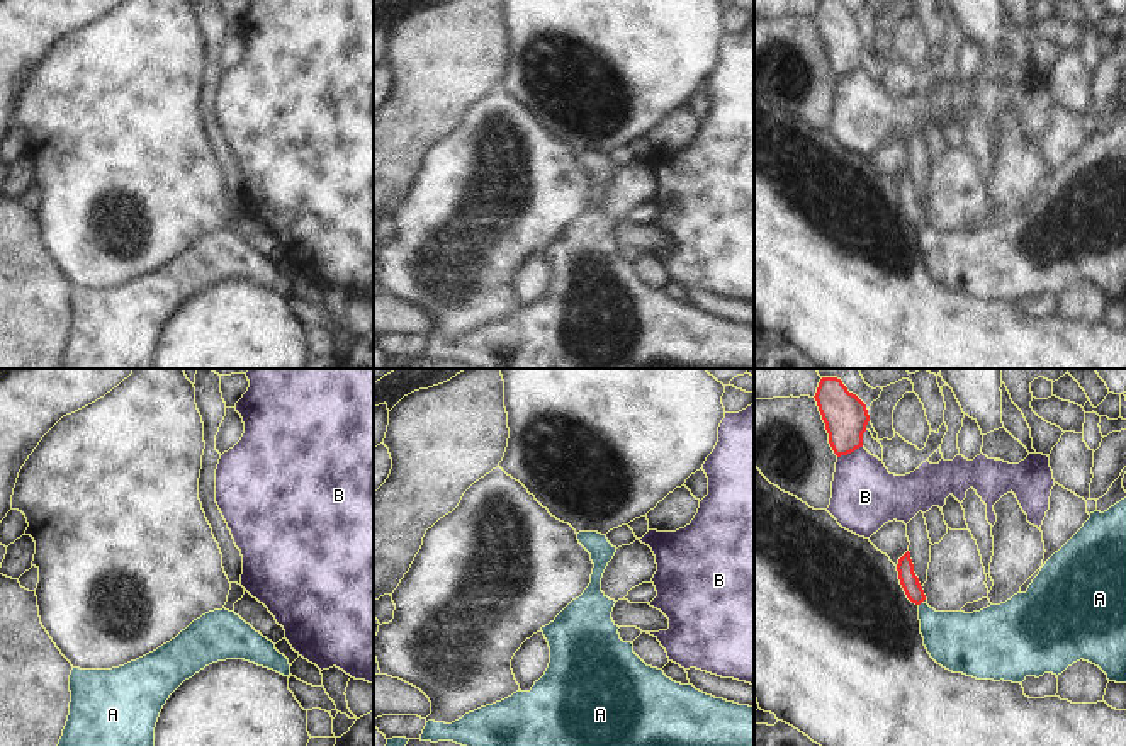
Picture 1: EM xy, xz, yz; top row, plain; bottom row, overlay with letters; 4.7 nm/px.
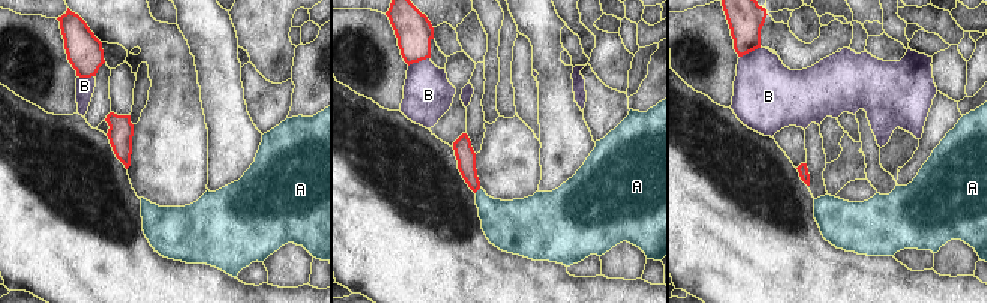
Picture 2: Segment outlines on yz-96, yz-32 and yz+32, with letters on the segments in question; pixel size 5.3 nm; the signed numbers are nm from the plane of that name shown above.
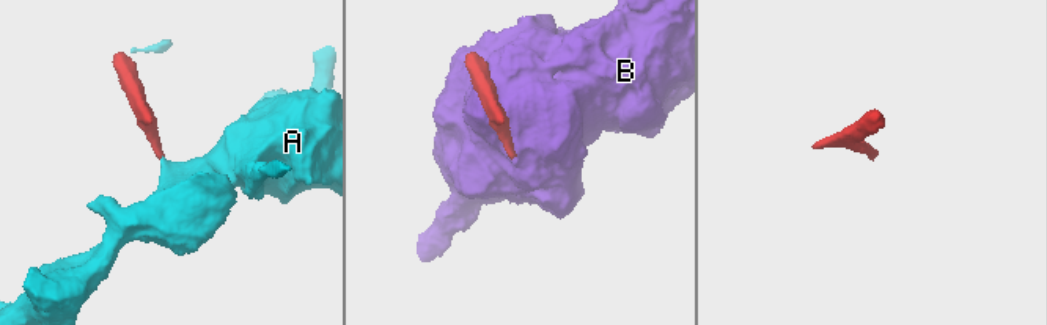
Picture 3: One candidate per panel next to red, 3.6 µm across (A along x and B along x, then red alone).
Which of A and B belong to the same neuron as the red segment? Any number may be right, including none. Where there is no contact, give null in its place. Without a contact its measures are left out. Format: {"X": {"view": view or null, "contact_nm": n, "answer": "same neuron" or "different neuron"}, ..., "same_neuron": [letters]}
{"A": {"view": "yz", "contact_nm": 40, "answer": "same neuron"}, "B": {"view": "yz", "contact_nm": 130, "answer": "different neuron"}, "same_neuron": ["A"]}

